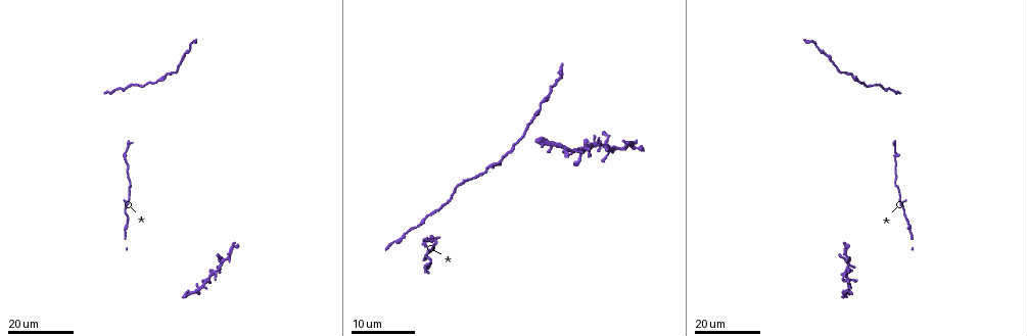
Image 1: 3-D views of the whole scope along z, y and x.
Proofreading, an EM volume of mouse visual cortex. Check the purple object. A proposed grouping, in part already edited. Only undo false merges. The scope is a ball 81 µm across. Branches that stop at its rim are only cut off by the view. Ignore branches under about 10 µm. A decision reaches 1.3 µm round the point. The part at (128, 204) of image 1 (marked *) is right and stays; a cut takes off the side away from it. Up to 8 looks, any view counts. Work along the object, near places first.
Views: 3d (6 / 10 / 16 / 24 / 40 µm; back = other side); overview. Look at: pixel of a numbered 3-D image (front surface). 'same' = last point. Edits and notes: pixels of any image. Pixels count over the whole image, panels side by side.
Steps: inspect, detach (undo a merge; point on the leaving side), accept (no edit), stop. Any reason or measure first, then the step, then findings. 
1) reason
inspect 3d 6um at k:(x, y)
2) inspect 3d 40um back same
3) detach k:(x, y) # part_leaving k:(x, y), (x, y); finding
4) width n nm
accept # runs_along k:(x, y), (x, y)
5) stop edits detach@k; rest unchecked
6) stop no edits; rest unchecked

narrows sharply
inspect 3d 16um at 1:(128, 142)

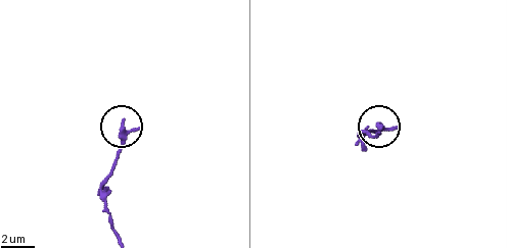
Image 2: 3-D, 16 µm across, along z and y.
zoom in
inspect 3d 10um at 2:(123, 119)

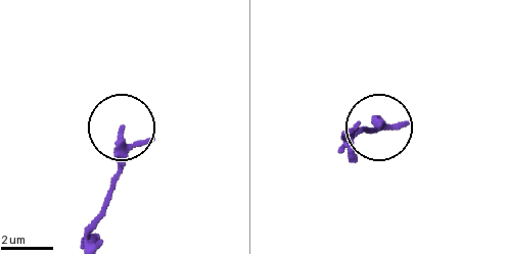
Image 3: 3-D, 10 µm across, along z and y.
other side
inspect 3d 10um back at 3:(122, 127)

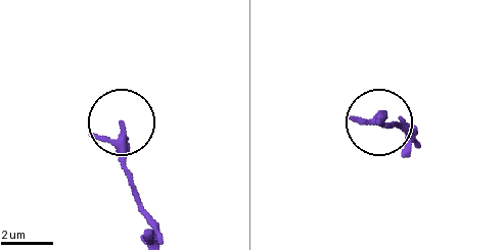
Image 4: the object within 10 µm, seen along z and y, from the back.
accept # continuous, no second neuron

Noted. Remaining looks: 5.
three-way junction
inspect 3d 24um at 1:(162, 81)

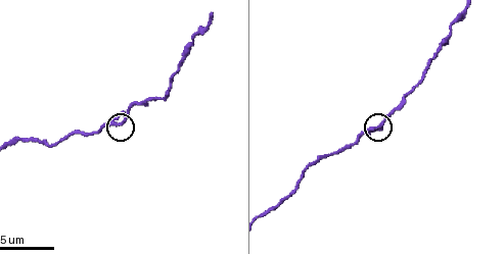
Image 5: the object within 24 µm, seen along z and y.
inspect 3d 10um at 5:(119, 124)

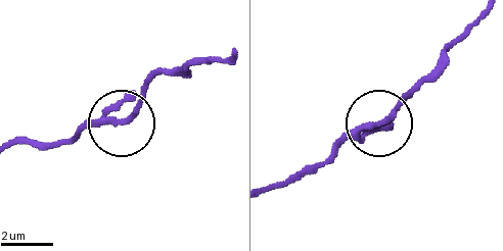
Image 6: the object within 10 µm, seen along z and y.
accept # runs_along 6:(11, 144), (63, 142), (90, 123), (123, 119), (161, 71); continuous, no second neuron

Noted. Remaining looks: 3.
calibre changes
inspect 3d 16um at 1:(845, 270)

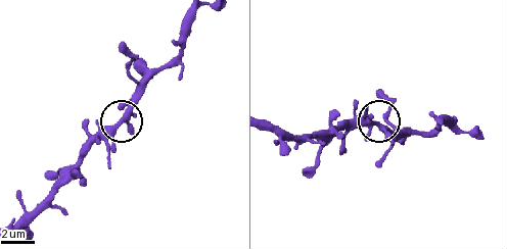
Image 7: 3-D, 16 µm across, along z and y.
zoom in
inspect 3d 10um at 7:(368, 123)

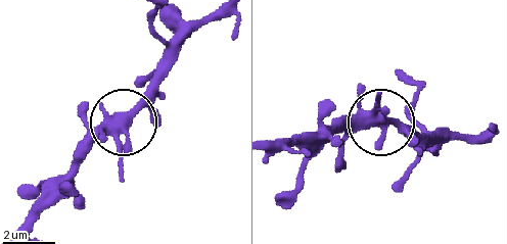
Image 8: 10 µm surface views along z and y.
accept # one neuron here

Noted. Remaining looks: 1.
stop no edits; rest unchecked

